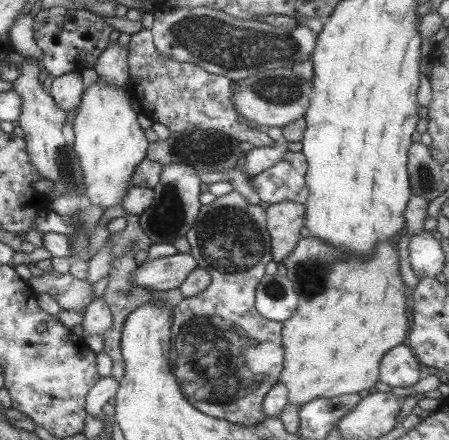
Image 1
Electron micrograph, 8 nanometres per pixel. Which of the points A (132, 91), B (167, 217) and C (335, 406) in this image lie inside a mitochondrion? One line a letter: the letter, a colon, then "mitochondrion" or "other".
A: other
B: mitochondrion
C: other

